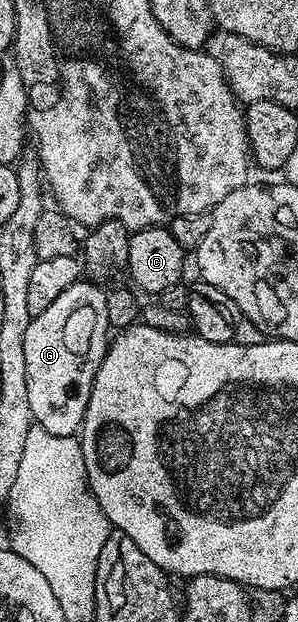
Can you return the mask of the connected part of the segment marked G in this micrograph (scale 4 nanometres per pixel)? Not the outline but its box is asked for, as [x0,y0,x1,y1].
[25,281,109,435]

